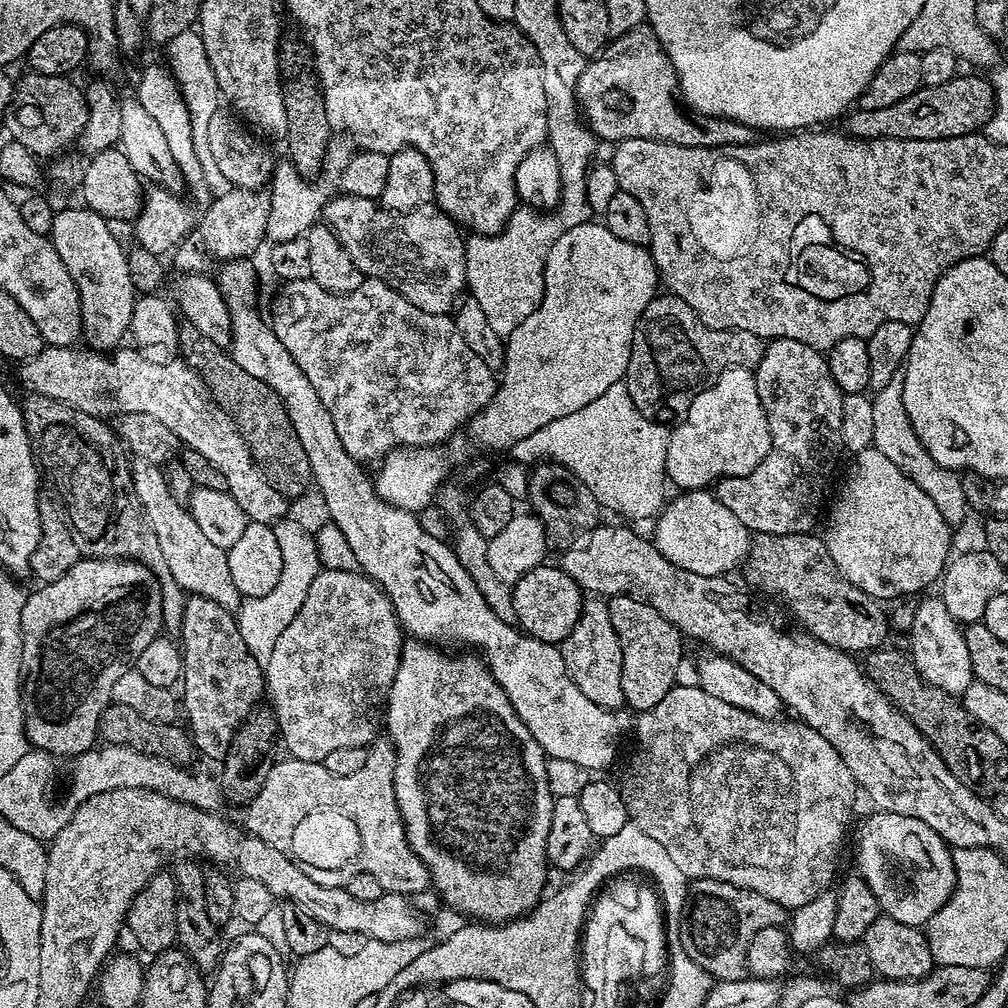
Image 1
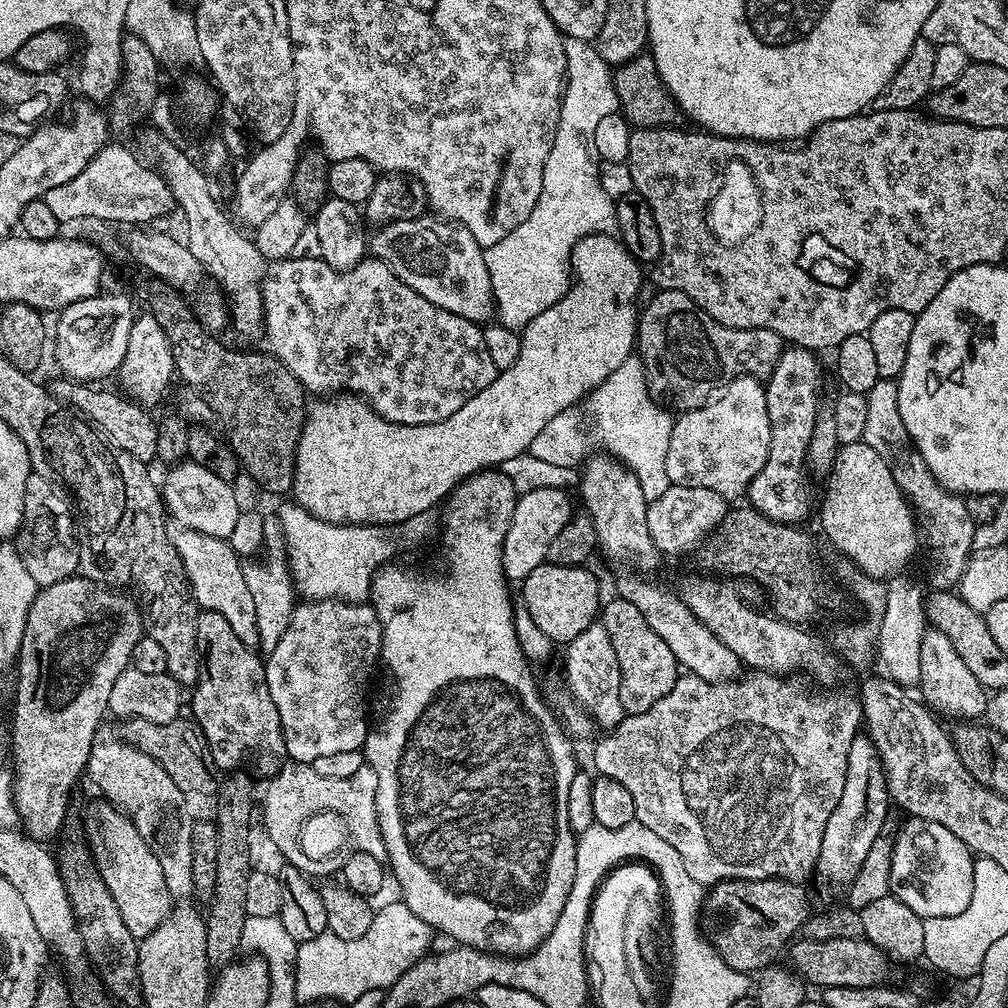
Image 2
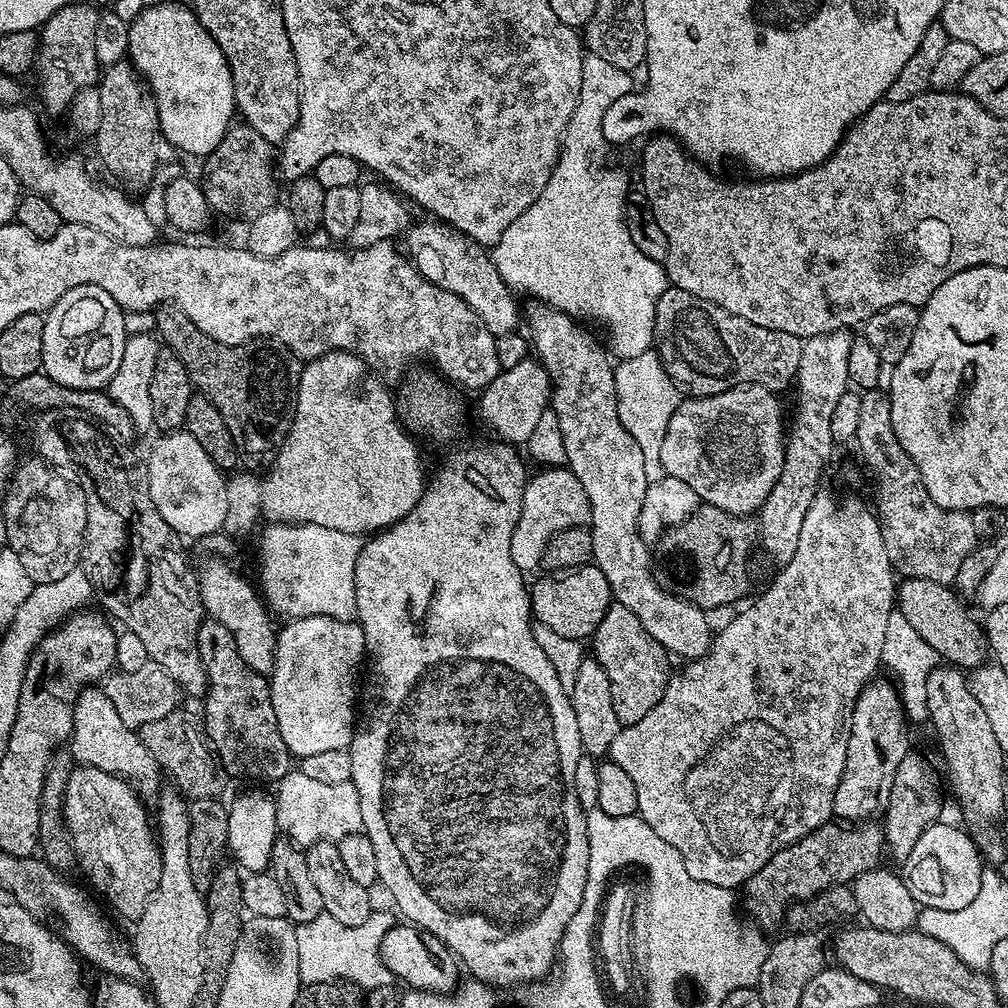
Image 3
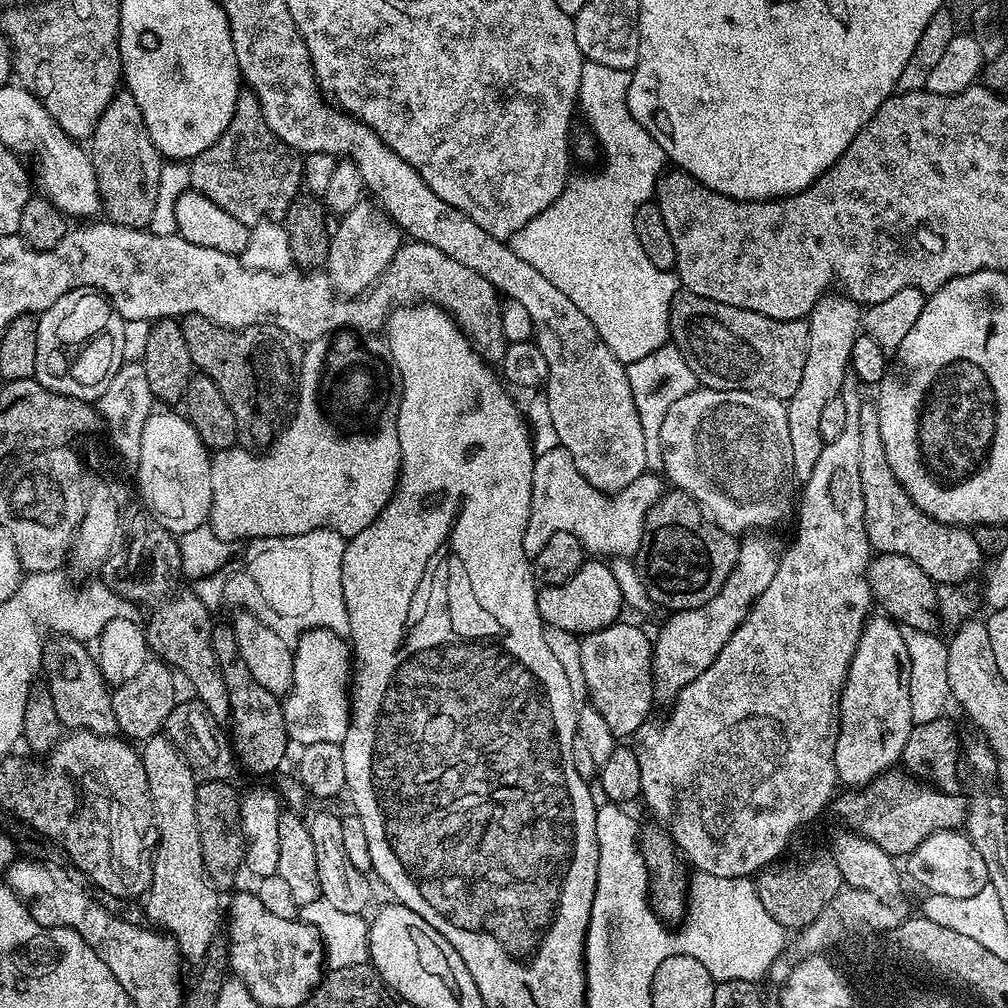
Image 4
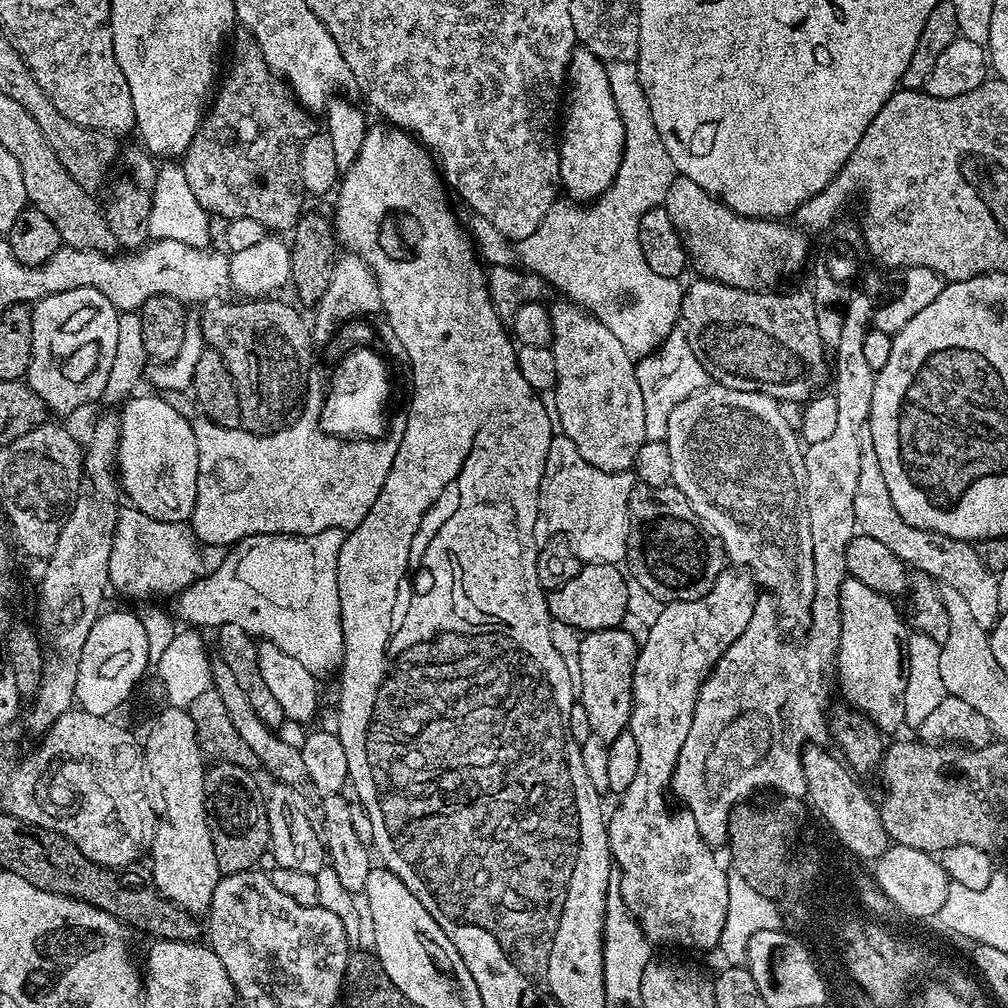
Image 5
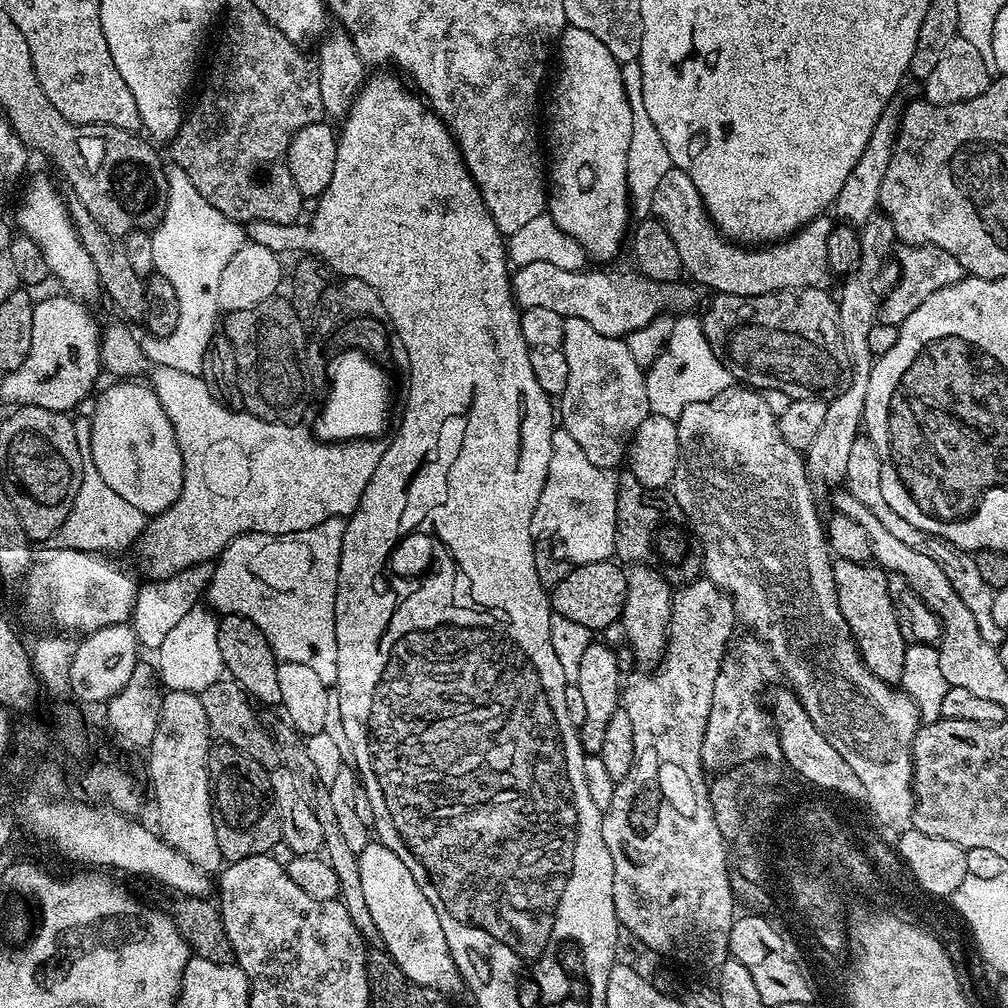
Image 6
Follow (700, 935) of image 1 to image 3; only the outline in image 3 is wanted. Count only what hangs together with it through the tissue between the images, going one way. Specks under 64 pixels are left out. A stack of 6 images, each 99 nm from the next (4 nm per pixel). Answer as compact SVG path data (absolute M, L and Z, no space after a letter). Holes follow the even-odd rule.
M825 822L798 842L779 848L764 863L762 870L755 872L742 885L742 896L744 892L748 908L752 911L751 919L761 929L769 930L779 920L783 921L790 902L808 902L833 884L851 885L861 872L869 872L877 867L880 852L882 856L885 851L884 829L879 823L860 822L855 826L832 823L836 822Z

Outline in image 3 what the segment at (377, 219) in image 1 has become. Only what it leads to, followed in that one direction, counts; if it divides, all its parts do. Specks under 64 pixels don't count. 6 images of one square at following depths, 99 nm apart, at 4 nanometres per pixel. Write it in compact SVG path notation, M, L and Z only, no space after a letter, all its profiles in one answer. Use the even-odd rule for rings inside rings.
M413 223L406 233L407 255L419 272L434 286L458 294L458 298L462 298L462 302L466 302L466 306L482 318L490 334L498 337L517 331L522 324L522 308L520 312L516 305L517 297L492 265L491 255L486 254L481 245L471 243L467 236L460 235L451 227L432 223Z

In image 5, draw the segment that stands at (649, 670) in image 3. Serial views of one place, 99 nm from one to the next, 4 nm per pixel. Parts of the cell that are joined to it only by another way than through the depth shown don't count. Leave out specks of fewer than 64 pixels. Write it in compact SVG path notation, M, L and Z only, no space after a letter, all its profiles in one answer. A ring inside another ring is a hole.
M627 627L607 628L597 632L586 632L581 635L578 646L578 702L586 706L586 719L590 722L590 730L594 736L610 742L622 734L630 722L632 713L632 679L634 678L634 662L638 651L638 640L627 632Z

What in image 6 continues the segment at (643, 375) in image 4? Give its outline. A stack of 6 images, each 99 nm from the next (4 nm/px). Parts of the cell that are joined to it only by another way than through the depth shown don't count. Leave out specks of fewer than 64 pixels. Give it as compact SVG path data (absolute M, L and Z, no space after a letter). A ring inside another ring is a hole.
M680 314L674 319L674 330L658 358L646 370L646 398L654 415L677 420L694 402L710 402L733 387L734 381L723 359L706 338L701 317L696 314Z

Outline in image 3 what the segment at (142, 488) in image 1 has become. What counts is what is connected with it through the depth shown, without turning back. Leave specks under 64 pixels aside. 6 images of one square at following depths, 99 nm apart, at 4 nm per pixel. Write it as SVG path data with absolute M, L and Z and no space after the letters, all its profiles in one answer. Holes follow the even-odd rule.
M224 558L209 559L204 569L199 569L200 597L204 603L205 613L211 619L222 622L230 634L234 634L234 643L238 646L238 654L242 654L242 662L250 666L250 670L271 673L276 664L277 625L272 625L273 617L264 603L261 593L257 591L244 576L239 576Z

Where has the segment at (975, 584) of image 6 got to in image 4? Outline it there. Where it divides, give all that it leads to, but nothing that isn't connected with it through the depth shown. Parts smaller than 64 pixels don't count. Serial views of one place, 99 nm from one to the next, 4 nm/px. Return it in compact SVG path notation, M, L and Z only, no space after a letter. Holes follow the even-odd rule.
M864 402L860 406L860 457L858 470L862 474L862 502L864 525L868 541L877 553L893 552L910 558L914 566L922 566L936 584L962 584L980 568L982 554L978 542L974 542L967 527L943 524L930 518L914 506L910 494L894 478L890 462L886 462L886 446L882 446L882 434L878 430L878 410L875 403Z

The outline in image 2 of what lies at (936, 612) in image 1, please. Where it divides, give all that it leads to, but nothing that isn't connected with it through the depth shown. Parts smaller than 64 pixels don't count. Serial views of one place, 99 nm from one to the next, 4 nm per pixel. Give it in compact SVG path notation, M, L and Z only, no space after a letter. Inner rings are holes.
M931 626L925 627L922 634L918 692L923 703L927 704L933 713L941 717L953 716L953 721L956 722L979 721L983 717L980 715L983 712L985 715L990 708L989 693L978 682L978 678L974 678L966 662L962 662L958 650L954 650L954 642L950 642L946 634Z

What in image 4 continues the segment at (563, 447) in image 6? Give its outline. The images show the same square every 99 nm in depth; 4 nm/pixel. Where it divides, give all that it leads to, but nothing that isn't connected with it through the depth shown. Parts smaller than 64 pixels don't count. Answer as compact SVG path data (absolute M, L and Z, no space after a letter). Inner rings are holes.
M565 448L546 450L546 454L537 456L534 462L530 518L524 535L526 554L529 558L536 557L538 550L546 546L550 534L565 532L578 538L585 553L599 554L604 558L635 557L644 533L646 514L666 491L663 483L665 481L657 473L645 470L621 492L605 494L578 474L578 466L574 466L574 458L570 458Z

